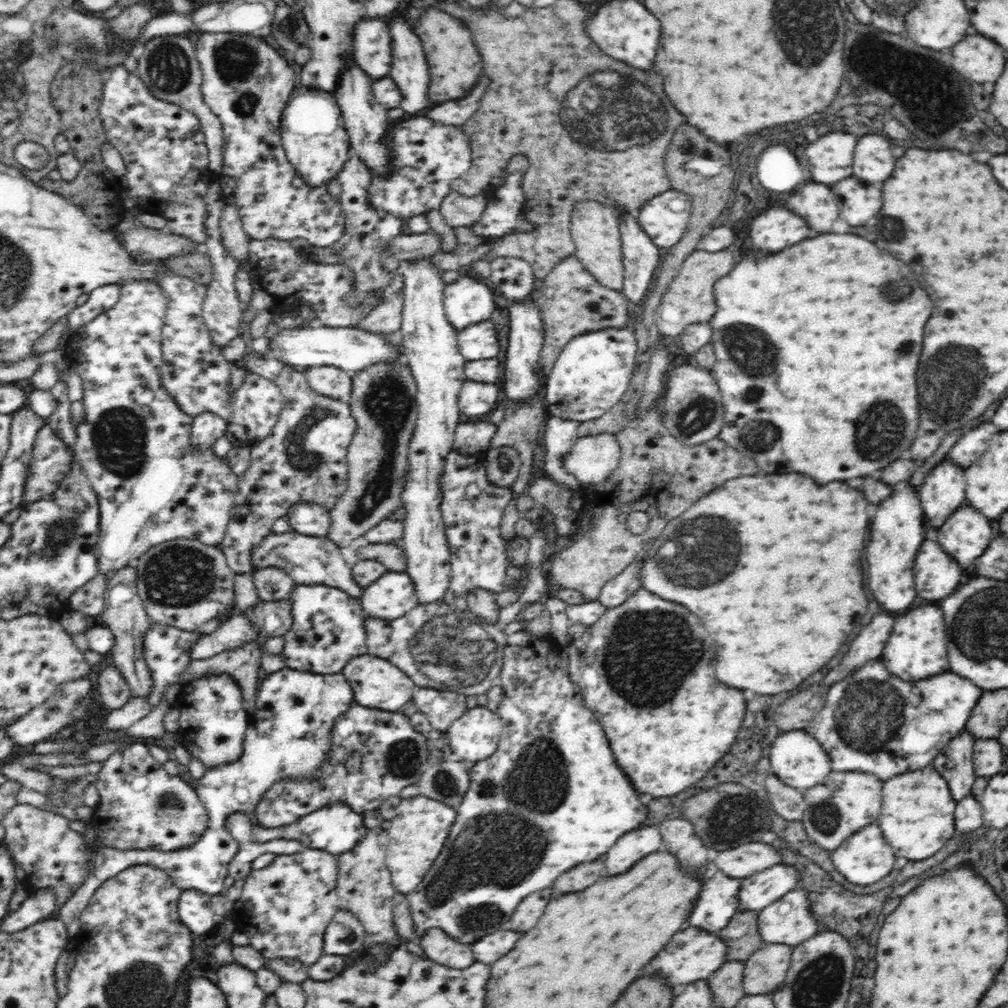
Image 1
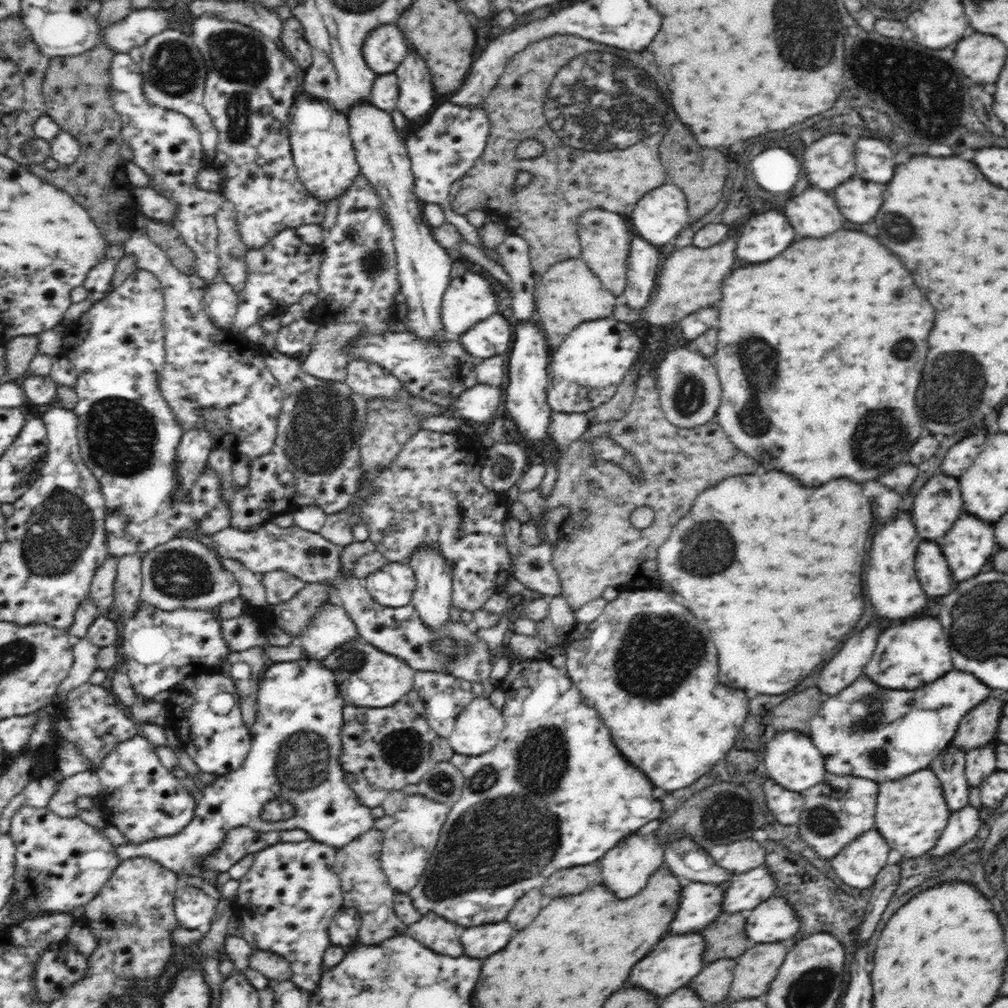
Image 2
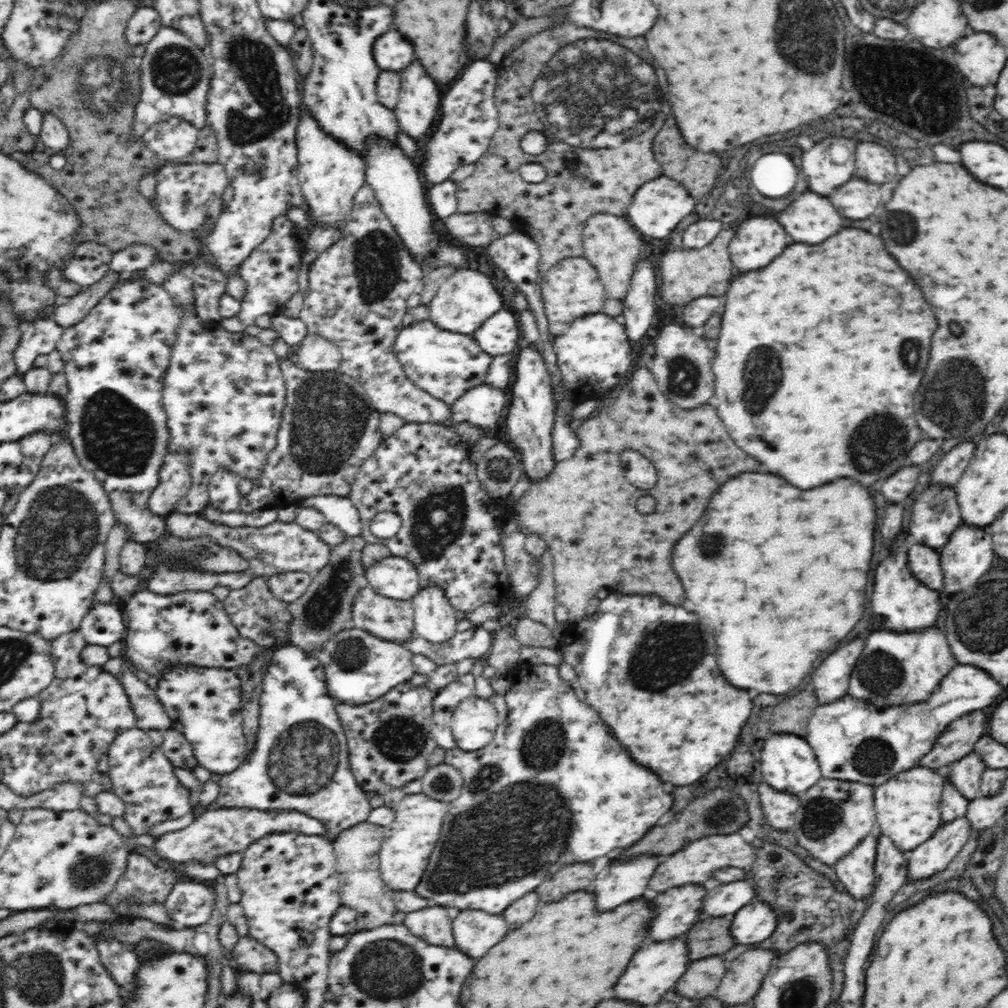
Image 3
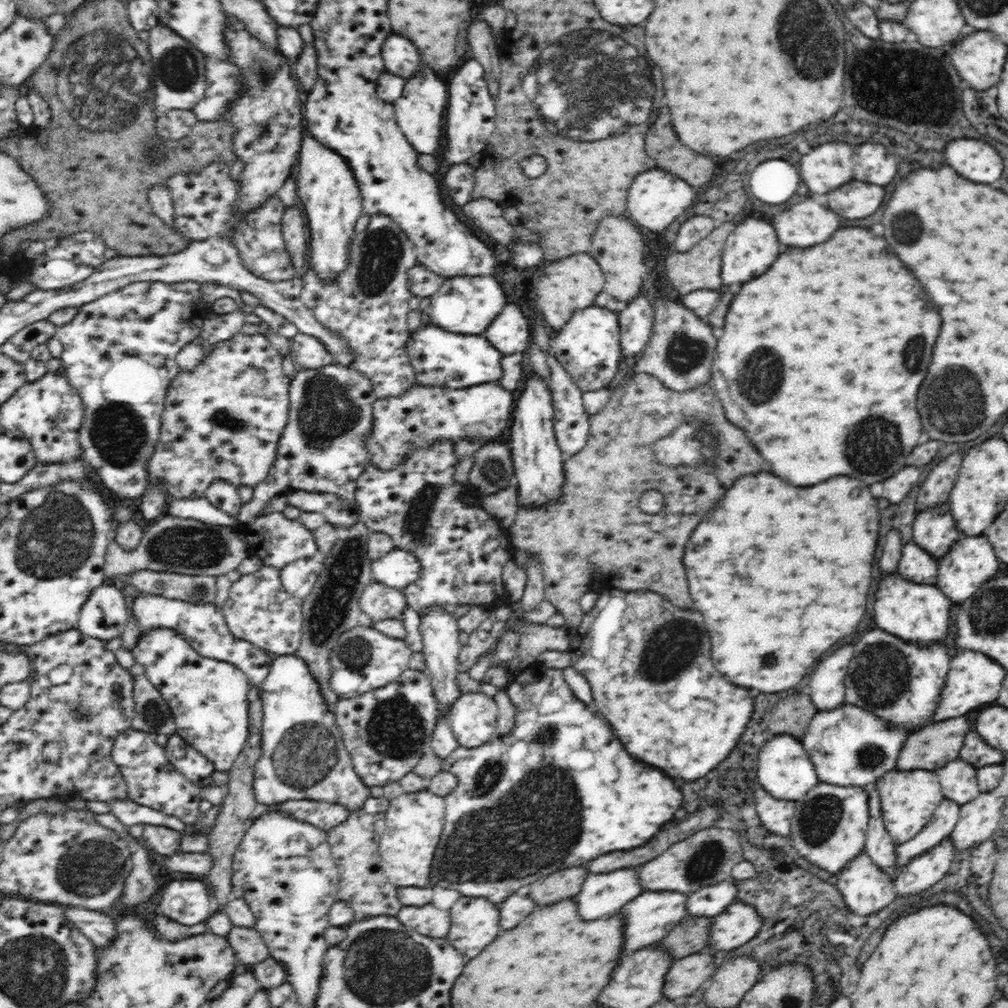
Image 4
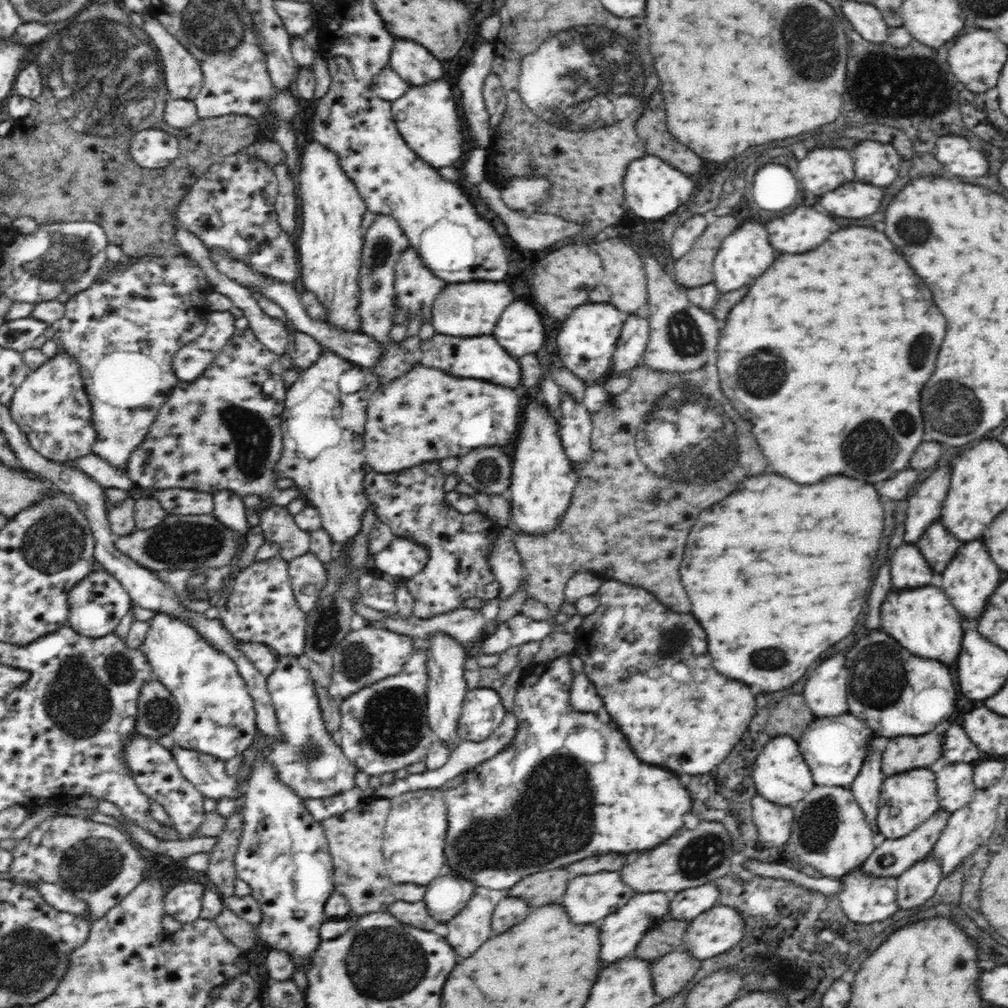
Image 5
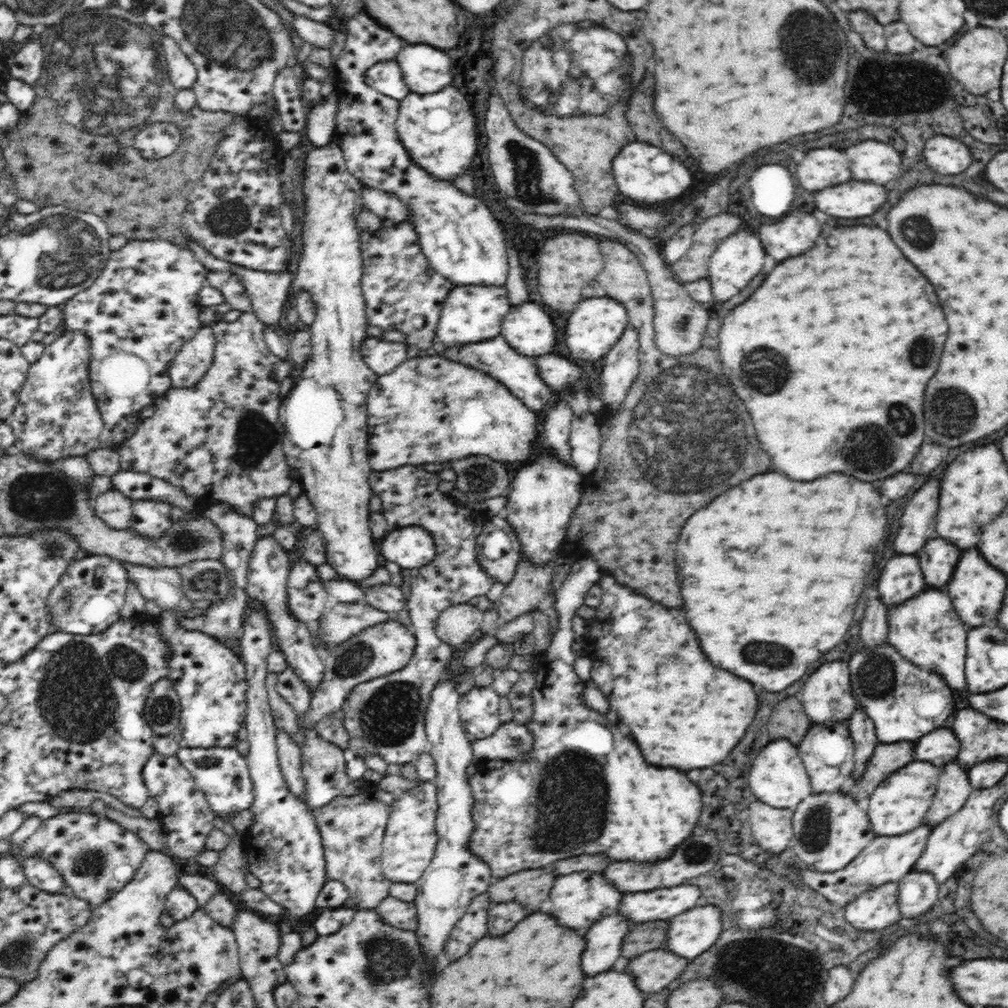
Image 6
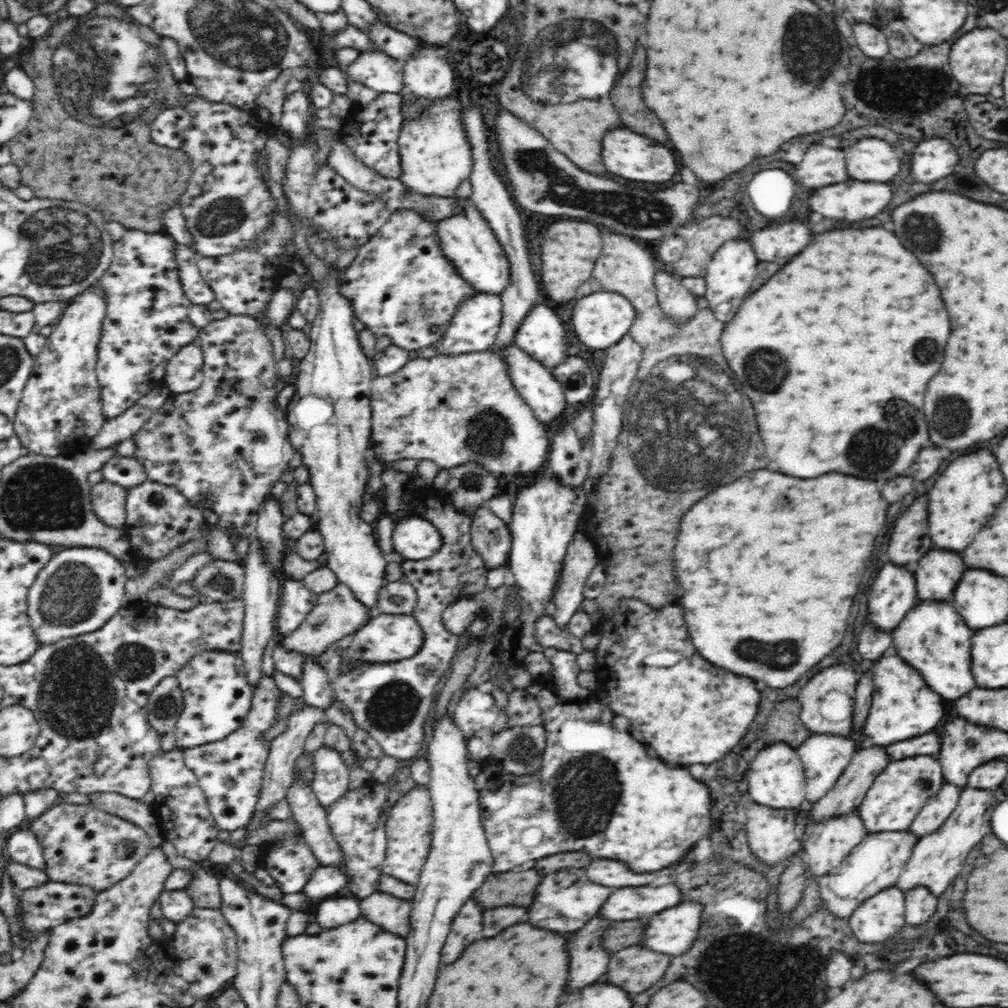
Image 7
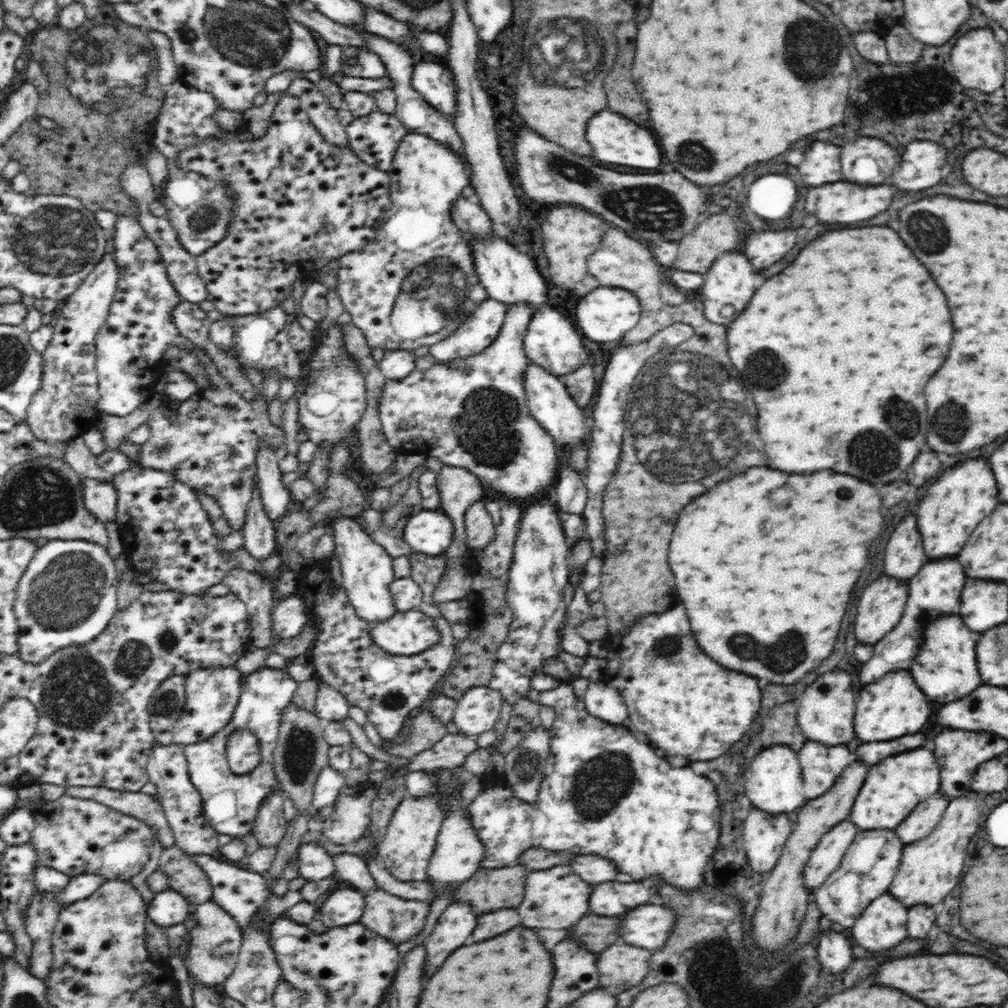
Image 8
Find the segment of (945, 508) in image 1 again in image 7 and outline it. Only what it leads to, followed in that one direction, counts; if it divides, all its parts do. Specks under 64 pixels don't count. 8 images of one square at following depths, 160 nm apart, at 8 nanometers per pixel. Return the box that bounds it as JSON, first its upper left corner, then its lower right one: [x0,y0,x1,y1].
[916,550,966,600]

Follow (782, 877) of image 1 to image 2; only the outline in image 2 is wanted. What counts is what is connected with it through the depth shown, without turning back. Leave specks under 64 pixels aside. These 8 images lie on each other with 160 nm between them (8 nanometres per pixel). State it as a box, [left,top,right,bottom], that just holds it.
[722,864,776,913]

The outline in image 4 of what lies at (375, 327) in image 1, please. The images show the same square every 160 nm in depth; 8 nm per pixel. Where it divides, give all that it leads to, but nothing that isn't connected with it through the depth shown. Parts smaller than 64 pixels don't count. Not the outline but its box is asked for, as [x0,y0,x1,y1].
[290,332,336,370]

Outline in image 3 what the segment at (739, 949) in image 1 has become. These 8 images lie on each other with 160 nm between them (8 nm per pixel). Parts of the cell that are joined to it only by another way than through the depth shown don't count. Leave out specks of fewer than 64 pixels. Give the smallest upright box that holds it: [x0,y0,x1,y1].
[683,916,736,961]

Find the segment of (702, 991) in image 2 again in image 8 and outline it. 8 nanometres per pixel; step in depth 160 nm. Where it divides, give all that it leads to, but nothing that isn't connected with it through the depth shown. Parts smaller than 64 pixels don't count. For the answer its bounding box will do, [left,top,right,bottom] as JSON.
[596,944,652,991]

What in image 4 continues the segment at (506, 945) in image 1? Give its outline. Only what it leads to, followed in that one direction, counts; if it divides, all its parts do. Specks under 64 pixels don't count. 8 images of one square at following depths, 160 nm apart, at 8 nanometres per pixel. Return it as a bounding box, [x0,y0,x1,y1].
[447,898,500,956]

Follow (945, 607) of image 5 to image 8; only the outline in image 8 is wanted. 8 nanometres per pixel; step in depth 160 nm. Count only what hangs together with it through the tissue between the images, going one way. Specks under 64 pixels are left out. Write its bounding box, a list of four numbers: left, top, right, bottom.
[912,616,980,704]

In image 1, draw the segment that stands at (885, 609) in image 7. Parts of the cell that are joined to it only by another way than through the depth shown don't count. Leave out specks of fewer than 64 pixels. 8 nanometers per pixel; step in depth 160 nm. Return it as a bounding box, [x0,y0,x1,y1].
[914,540,962,600]

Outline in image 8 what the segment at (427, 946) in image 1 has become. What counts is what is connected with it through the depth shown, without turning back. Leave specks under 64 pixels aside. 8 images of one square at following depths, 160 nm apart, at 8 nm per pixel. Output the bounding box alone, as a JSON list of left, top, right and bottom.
[359,888,430,945]

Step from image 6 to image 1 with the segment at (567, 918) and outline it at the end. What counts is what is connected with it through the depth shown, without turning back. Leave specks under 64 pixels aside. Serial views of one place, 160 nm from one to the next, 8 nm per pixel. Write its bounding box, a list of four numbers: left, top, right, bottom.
[606,826,666,876]

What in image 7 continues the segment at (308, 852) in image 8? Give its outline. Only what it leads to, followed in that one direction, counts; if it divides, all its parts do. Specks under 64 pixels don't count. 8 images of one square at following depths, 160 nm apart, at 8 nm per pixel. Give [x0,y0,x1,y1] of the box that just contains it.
[303,864,347,900]

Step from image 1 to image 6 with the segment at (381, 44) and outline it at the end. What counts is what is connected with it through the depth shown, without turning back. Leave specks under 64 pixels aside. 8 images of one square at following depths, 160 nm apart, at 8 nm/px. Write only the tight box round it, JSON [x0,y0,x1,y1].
[395,42,452,95]

